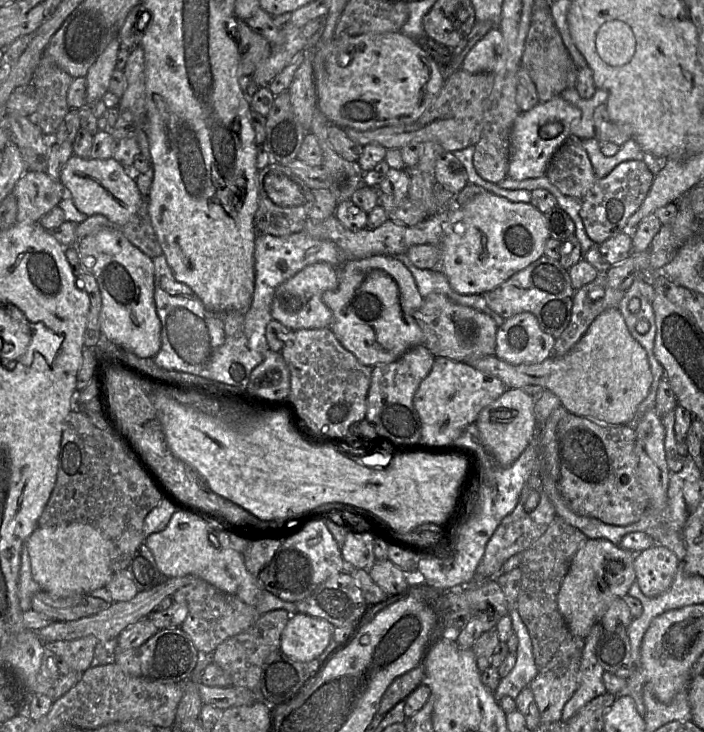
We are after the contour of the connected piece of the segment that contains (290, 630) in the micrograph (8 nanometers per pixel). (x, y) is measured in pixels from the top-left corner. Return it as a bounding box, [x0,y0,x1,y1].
[279,613,335,661]

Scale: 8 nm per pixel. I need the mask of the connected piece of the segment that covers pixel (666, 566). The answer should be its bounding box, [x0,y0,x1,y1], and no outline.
[636,544,680,597]

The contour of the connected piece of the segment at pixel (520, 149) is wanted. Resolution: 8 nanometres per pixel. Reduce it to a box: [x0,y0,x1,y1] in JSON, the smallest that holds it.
[507,96,580,180]

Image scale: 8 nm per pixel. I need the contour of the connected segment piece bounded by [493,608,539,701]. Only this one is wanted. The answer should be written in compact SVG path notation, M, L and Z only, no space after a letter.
M511 609L509 615L512 620L513 632L518 637L516 662L508 675L501 678L496 691L493 693L496 701L504 696L515 699L520 691L529 686L539 673L533 656L532 642L525 624L516 609Z

